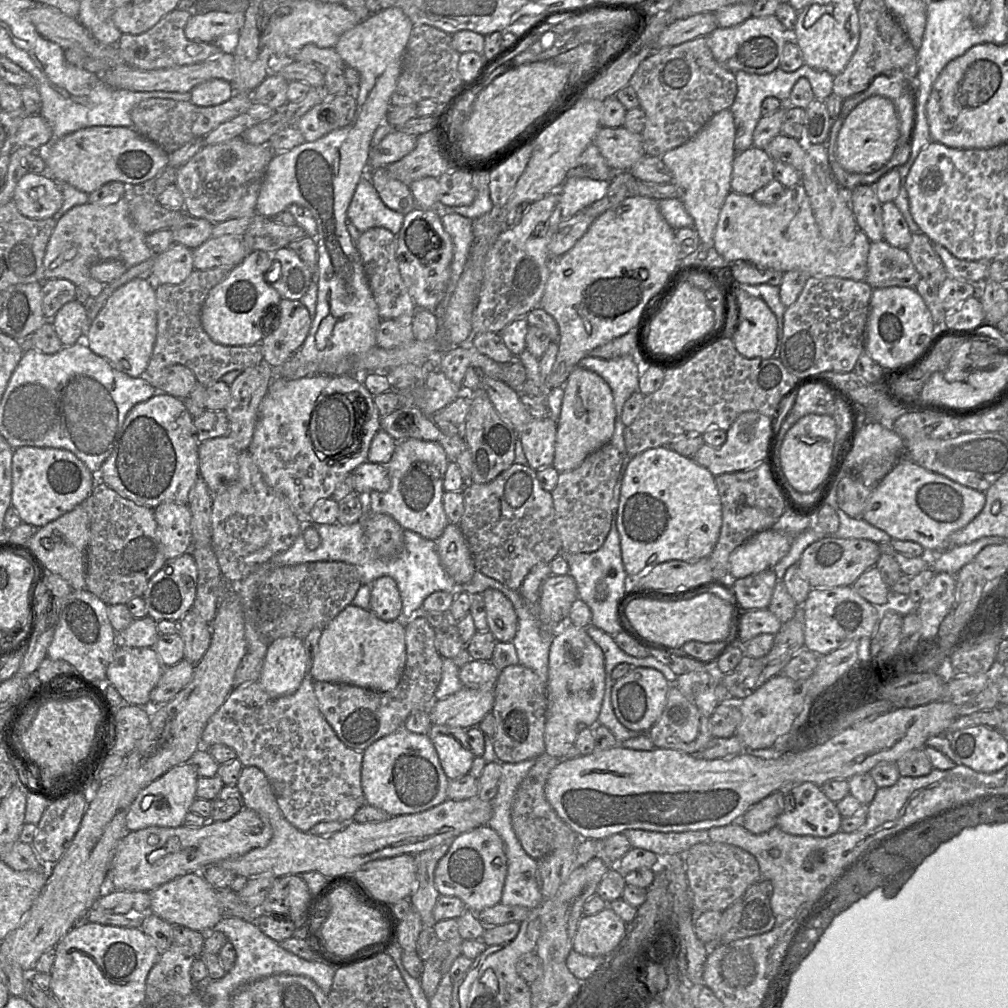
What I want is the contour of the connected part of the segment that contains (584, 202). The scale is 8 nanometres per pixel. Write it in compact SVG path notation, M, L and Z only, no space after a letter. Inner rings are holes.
M567 177L561 185L561 217L568 220L587 206L602 199L610 182L585 177Z

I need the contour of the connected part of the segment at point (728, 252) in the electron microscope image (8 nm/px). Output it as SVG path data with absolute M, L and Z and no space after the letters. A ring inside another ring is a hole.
M802 184L786 188L784 195L772 205L760 204L750 195L731 191L724 201L714 233L714 248L729 263L743 260L782 273L801 270L810 277L834 276L854 281L866 279L871 243L858 230L850 246L829 250Z

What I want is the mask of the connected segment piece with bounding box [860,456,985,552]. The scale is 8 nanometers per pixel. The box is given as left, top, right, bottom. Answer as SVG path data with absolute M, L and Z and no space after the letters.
M902 456L896 466L873 488L860 518L884 531L892 539L916 542L926 552L940 552L945 549L949 536L968 525L984 505L985 492L963 486Z

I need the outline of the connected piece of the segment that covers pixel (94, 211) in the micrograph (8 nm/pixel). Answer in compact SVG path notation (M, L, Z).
M128 193L105 204L92 204L87 202L74 206L57 221L48 241L43 258L45 280L67 279L76 287L85 288L89 296L96 298L102 292L105 285L90 276L90 267L104 260L120 260L127 267L132 267L153 258L154 255L146 244L146 235L129 217Z

